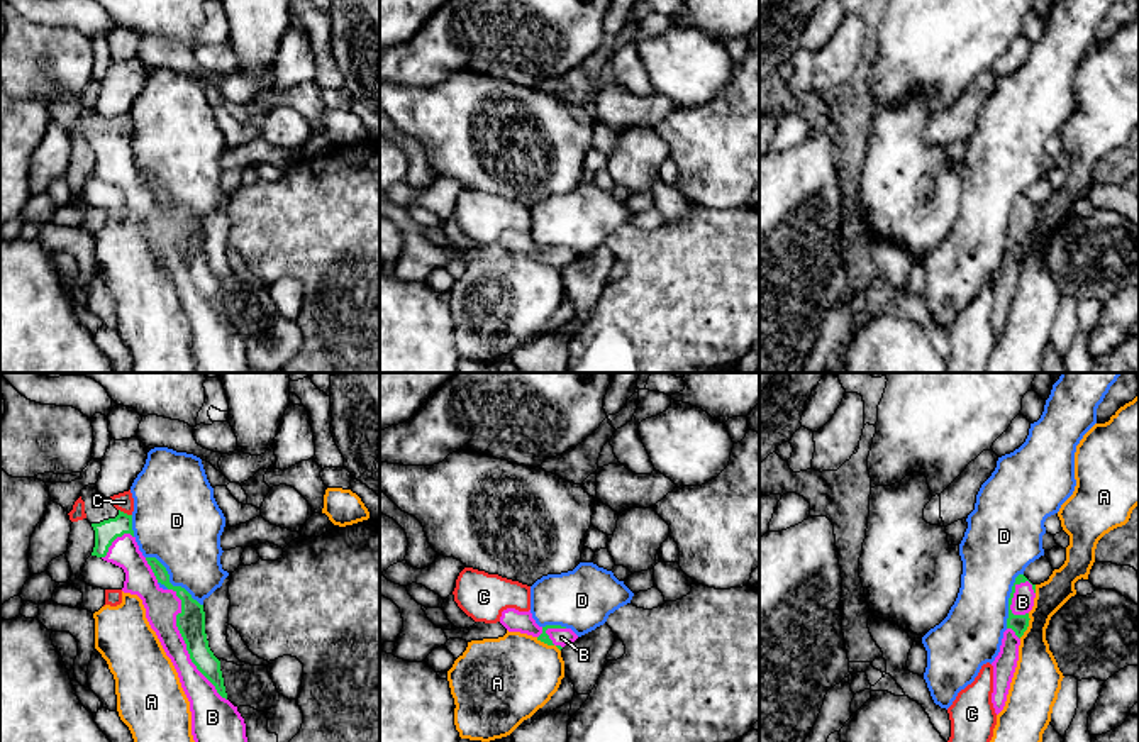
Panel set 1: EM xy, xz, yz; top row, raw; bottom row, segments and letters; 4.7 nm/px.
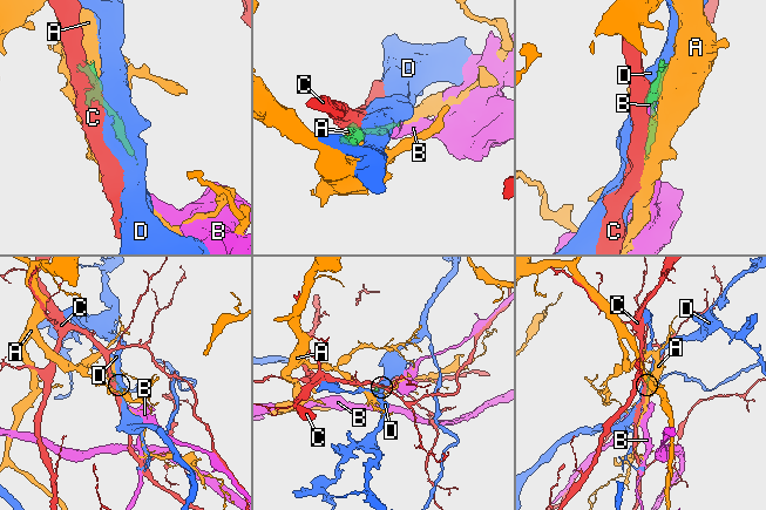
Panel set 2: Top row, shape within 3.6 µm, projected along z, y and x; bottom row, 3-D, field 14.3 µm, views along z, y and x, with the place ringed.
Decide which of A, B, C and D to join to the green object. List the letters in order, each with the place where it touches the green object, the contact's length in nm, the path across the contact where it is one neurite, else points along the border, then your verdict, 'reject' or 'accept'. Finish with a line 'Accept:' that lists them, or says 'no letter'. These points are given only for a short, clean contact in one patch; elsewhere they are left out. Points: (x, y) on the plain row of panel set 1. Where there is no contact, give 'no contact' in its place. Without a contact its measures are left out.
A: contact xz (548, 265); length 140 nm; reject
B: contact xy (185, 263); length 600 nm; accept
C: contact xy (126, 134); length 70 nm; border xy (119, 129), (131, 136); reject
D: contact xy (168, 202); length 360 nm; reject
Accept: B

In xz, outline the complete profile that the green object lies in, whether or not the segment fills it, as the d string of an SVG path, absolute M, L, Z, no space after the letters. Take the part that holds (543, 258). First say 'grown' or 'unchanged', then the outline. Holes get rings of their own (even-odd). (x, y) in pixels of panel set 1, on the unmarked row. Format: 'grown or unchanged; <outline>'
grown; M507 229L502 232L500 244L508 252L532 256L547 266L556 266L559 271L578 259L578 256L571 249L561 246L539 247L532 239L531 230L519 232L515 229Z

